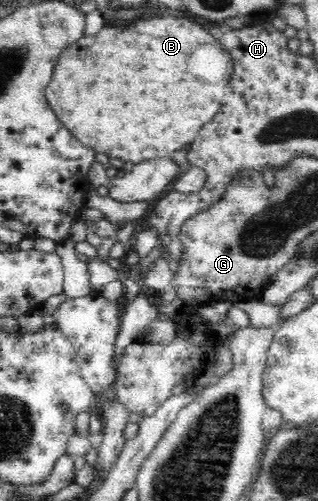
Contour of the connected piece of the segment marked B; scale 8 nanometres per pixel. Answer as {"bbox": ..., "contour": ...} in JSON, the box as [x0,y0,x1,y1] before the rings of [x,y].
{"bbox":[45,18,233,162],"contour":[[[152,18],[144,22],[136,22],[128,28],[104,28],[96,36],[84,36],[70,44],[65,51],[60,53],[50,82],[45,88],[45,99],[50,111],[62,123],[62,126],[82,145],[91,148],[95,153],[104,152],[112,158],[120,158],[124,162],[144,162],[154,158],[171,157],[172,154],[182,150],[194,142],[204,129],[219,114],[221,101],[224,100],[228,82],[233,73],[233,62],[226,49],[208,34],[200,24],[194,24],[186,18]]]}

